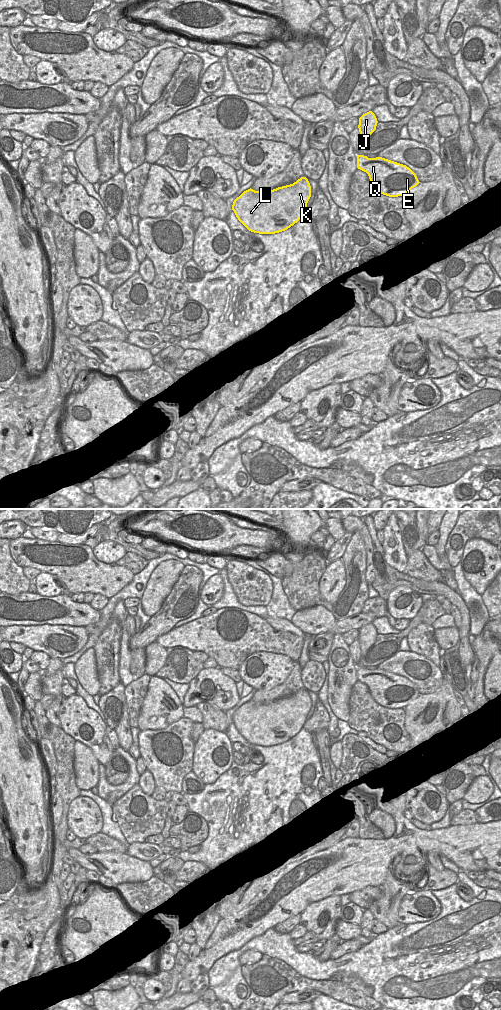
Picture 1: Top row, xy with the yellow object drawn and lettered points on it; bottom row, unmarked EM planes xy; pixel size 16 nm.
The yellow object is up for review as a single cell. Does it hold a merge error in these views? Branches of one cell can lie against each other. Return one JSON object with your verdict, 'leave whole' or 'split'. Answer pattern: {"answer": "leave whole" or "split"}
{"answer": "split"}

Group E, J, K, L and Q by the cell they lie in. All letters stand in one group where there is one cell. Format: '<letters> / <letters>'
E K L Q / J

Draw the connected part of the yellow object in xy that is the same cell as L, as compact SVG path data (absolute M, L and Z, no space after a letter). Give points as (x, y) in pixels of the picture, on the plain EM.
M306 689L269 704L248 701L232 717L238 732L251 744L275 746L297 735L307 720L311 698Z

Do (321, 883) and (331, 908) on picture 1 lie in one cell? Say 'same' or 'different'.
different

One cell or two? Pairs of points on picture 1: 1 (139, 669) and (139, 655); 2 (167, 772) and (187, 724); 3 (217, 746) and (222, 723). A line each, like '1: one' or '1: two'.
1: one
2: one
3: two

